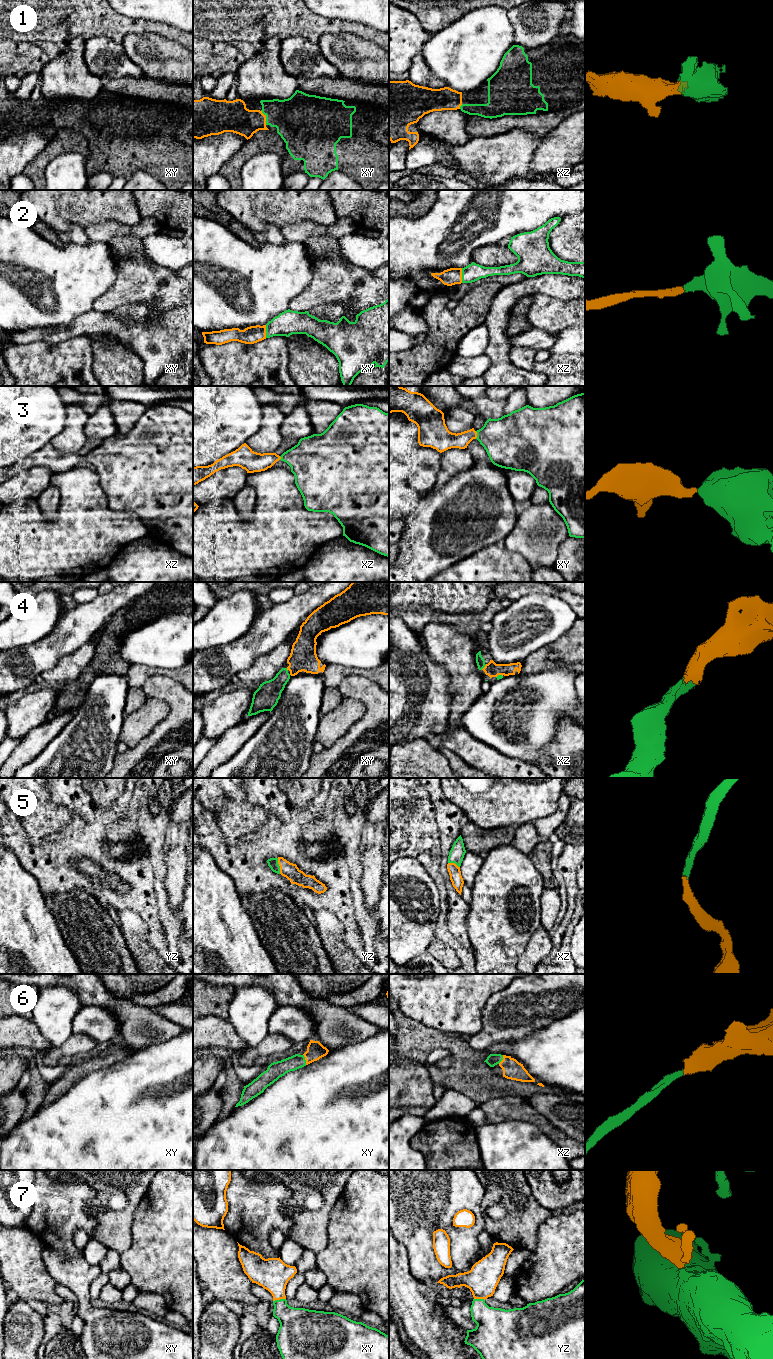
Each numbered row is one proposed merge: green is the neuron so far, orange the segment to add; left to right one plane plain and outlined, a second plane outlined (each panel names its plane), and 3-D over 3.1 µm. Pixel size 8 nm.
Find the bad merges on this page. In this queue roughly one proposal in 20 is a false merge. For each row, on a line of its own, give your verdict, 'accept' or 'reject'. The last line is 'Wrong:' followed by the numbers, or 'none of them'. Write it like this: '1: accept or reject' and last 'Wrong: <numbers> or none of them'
1: accept
2: accept
3: accept
4: accept
5: accept
6: accept
7: accept
Wrong: none of them

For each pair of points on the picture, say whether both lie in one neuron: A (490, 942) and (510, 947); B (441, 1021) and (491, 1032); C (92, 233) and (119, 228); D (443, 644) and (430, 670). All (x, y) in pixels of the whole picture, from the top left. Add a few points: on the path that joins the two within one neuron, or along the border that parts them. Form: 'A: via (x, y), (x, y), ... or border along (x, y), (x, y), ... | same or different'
A: via (495, 942), (505, 942) | same
B: border along (484, 1007), (482, 1010), (482, 1028), (471, 1036) | different
C: via (99, 232), (112, 229) | same
D: border along (422, 641), (428, 654), (443, 667), (449, 679) | different

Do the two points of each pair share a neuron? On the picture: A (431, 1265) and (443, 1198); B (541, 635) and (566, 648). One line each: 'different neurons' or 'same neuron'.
A: same neuron
B: different neurons

